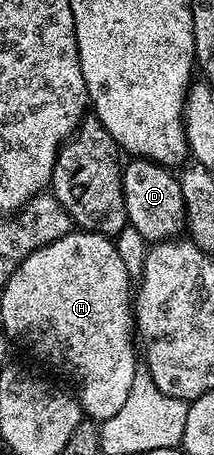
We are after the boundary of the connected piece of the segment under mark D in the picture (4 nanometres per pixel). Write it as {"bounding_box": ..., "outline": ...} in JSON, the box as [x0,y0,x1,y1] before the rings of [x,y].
{"bounding_box":[121,158,186,243],"outline":[[[134,158],[122,168],[121,186],[128,224],[135,227],[145,241],[156,243],[176,238],[186,228],[185,204],[180,180],[166,166]]]}

